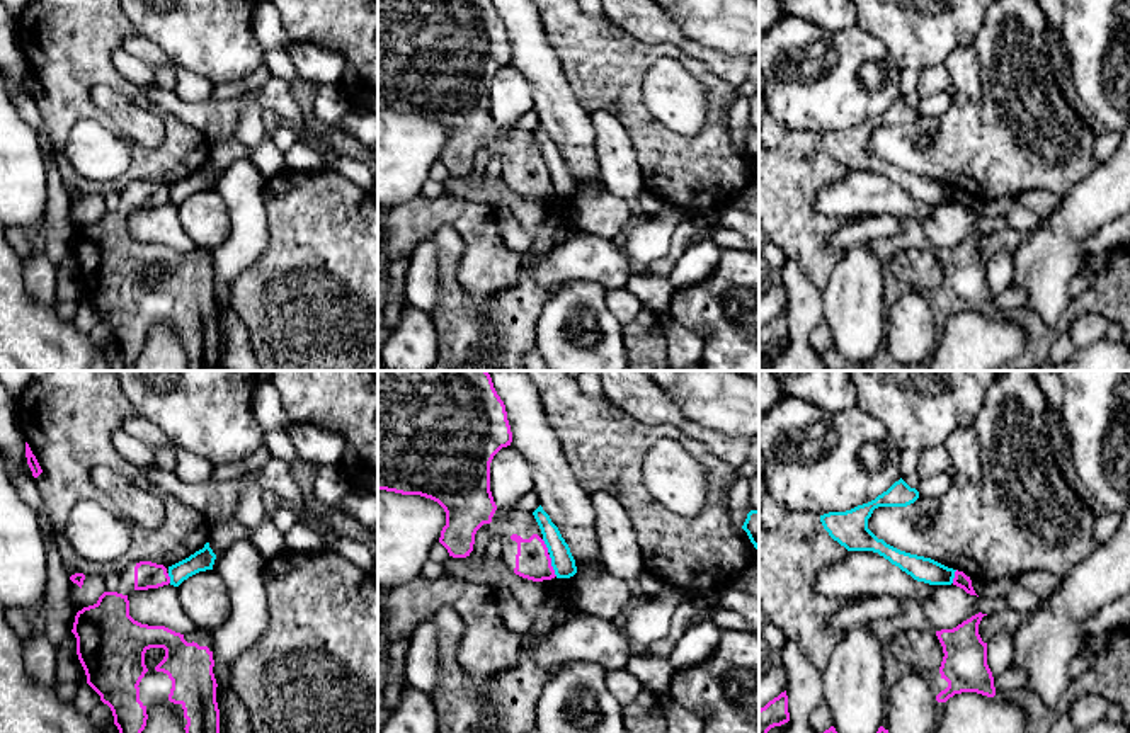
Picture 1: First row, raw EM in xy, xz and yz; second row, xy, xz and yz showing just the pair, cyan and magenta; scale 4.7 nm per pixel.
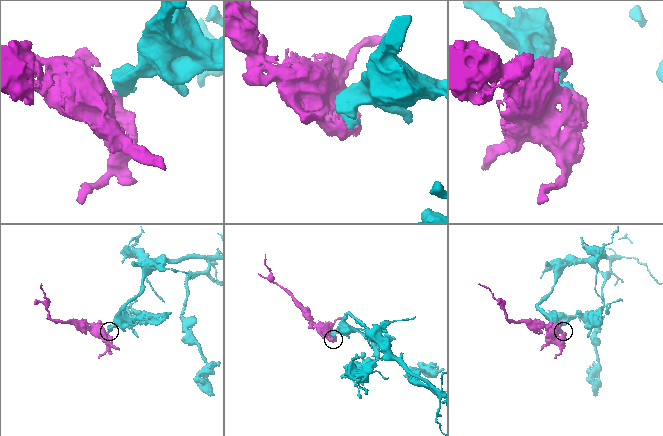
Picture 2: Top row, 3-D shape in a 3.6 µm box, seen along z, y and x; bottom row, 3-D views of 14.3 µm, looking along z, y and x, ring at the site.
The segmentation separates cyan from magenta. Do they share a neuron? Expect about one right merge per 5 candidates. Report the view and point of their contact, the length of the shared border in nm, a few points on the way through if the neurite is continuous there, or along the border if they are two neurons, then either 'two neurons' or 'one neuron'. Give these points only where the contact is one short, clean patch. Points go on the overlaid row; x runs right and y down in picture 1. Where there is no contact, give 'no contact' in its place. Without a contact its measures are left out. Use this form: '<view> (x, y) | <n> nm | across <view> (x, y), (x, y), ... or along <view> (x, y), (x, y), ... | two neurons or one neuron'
xz (552, 565) | 110 nm | along xz (548, 555), (557, 575) | two neurons

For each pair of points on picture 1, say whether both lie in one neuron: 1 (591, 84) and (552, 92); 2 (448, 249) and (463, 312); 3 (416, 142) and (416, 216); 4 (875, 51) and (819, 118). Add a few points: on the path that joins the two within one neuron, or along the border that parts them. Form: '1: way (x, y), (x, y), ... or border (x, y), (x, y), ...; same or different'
1: border (555, 51), (572, 96), (589, 114); different
2: way (448, 264), (448, 284), (453, 296); same
3: border (421, 194), (395, 208); different
4: way (856, 58), (819, 99); same

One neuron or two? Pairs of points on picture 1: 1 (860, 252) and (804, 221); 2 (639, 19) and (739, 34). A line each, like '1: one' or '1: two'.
1: two
2: two

